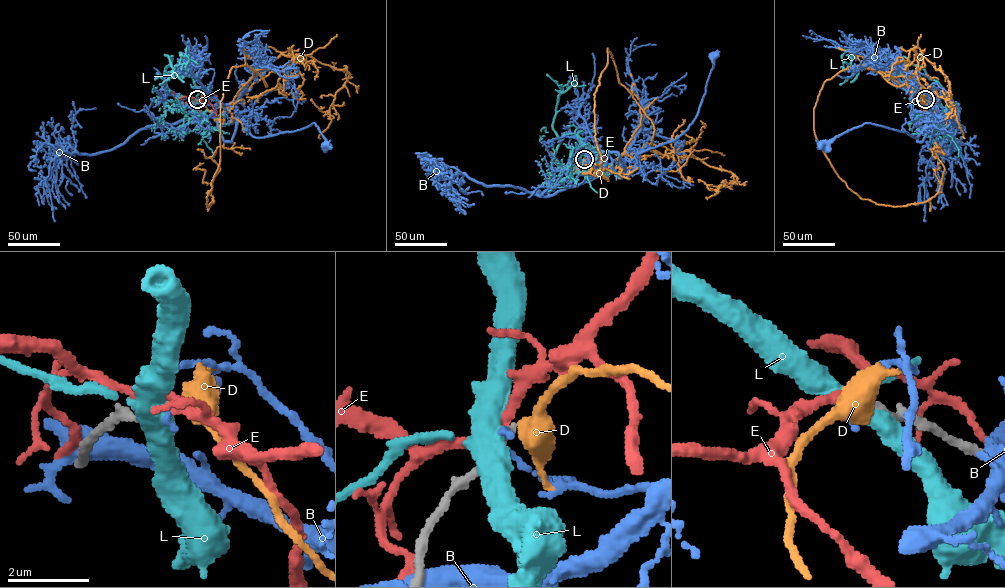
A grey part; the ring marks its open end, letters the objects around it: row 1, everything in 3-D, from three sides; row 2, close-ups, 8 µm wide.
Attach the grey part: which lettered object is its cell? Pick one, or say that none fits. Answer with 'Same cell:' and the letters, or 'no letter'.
Same cell: no letter

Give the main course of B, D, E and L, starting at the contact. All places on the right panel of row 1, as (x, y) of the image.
B: (925, 99), (927, 105), (936, 106), (937, 120), (917, 137), (865, 123), (823, 145)
D: (925, 99), (938, 114), (849, 66), (824, 82), (813, 130), (846, 186), (878, 204), (938, 193), (932, 149)
E: (925, 99), (925, 97), (934, 96), (918, 82)
L: (925, 99), (943, 109), (951, 101), (944, 88), (905, 57), (874, 56), (855, 69), (841, 57), (850, 47)

